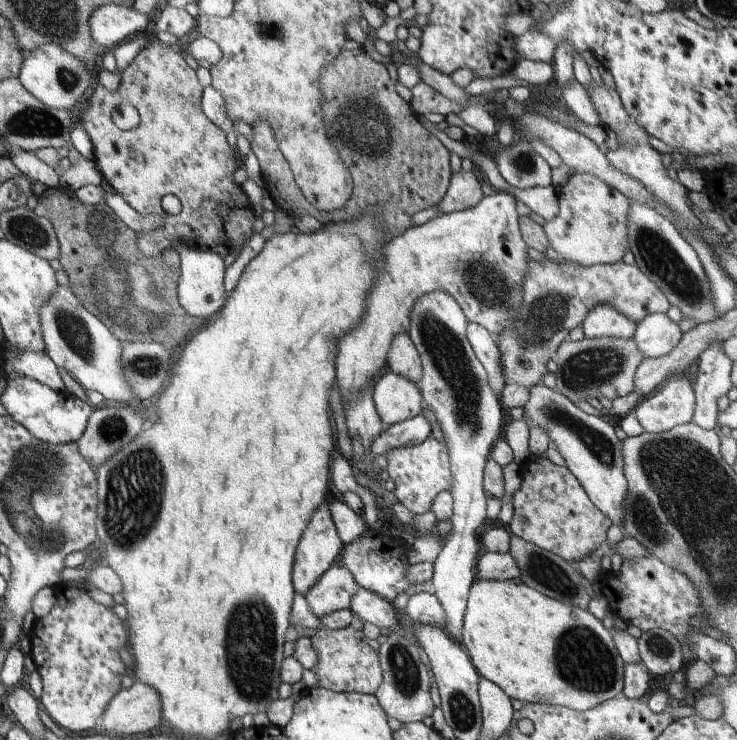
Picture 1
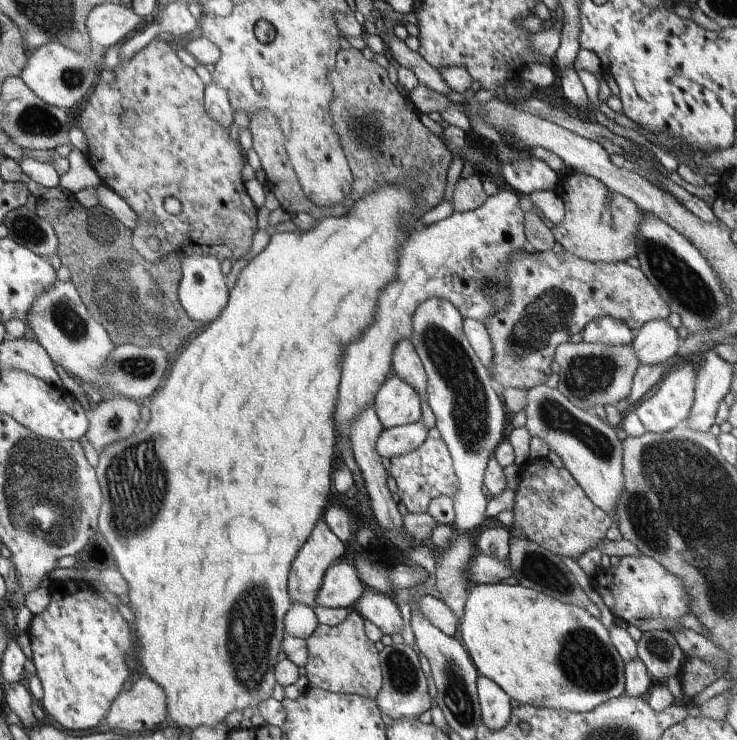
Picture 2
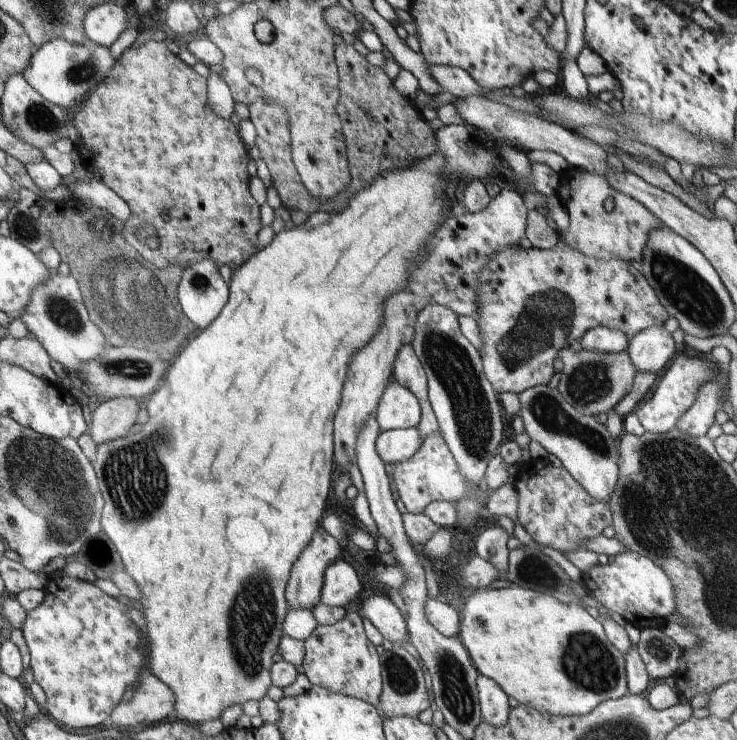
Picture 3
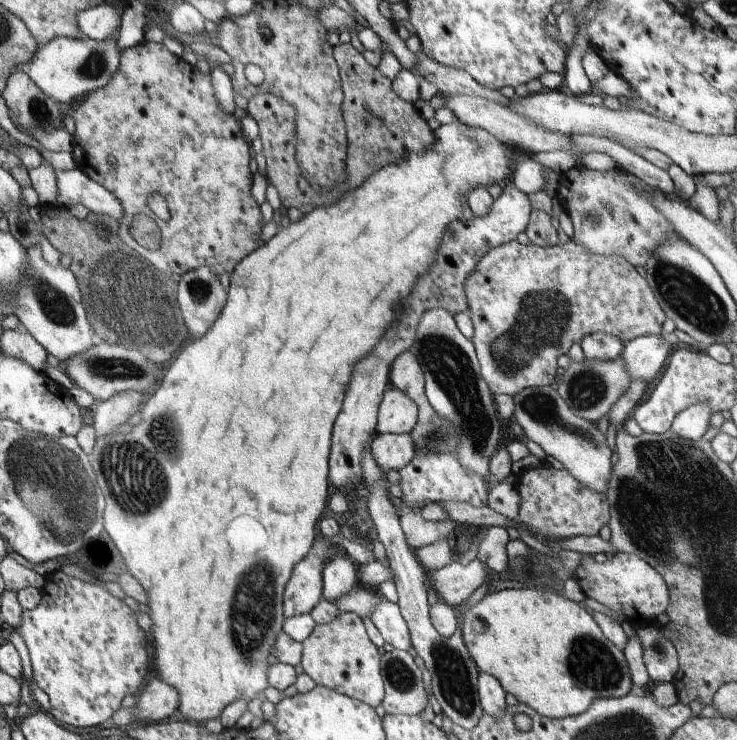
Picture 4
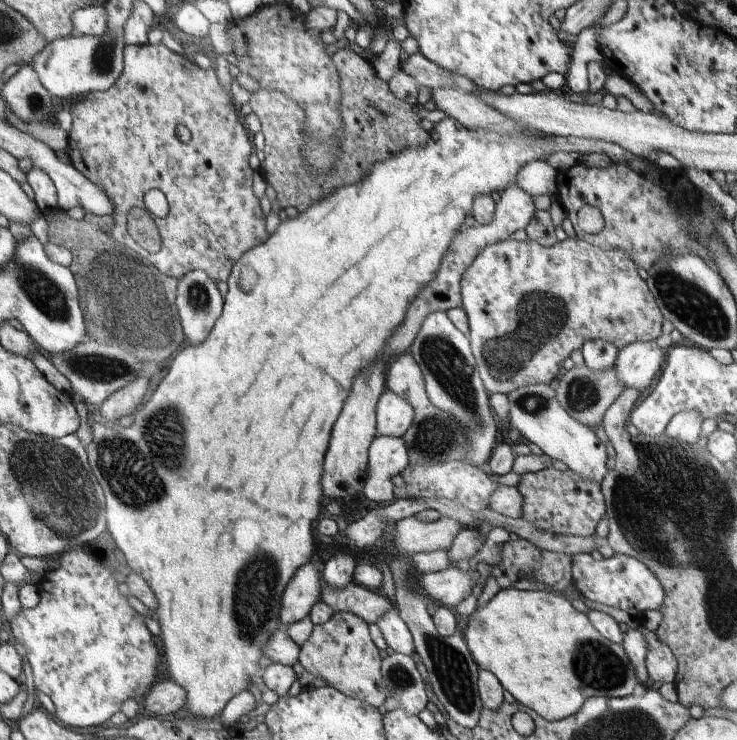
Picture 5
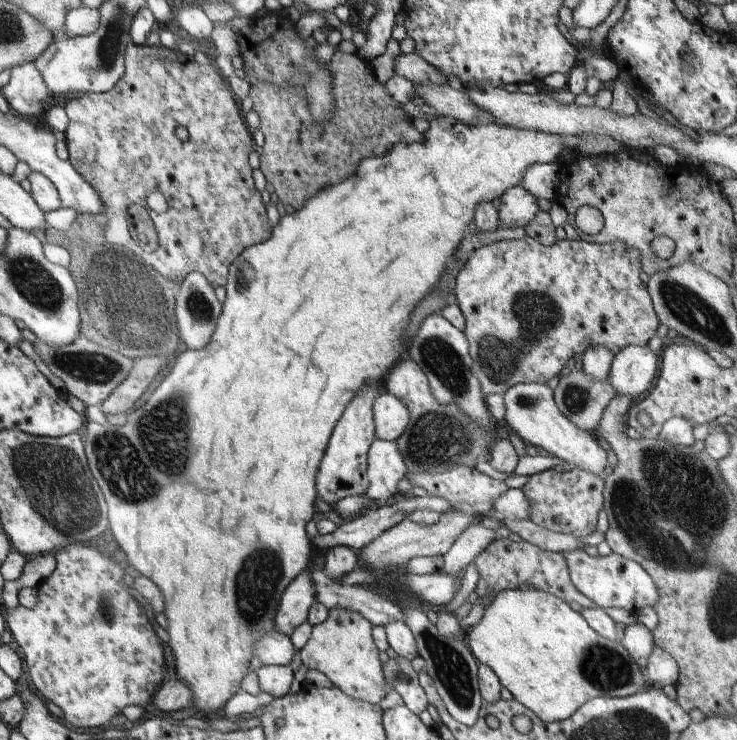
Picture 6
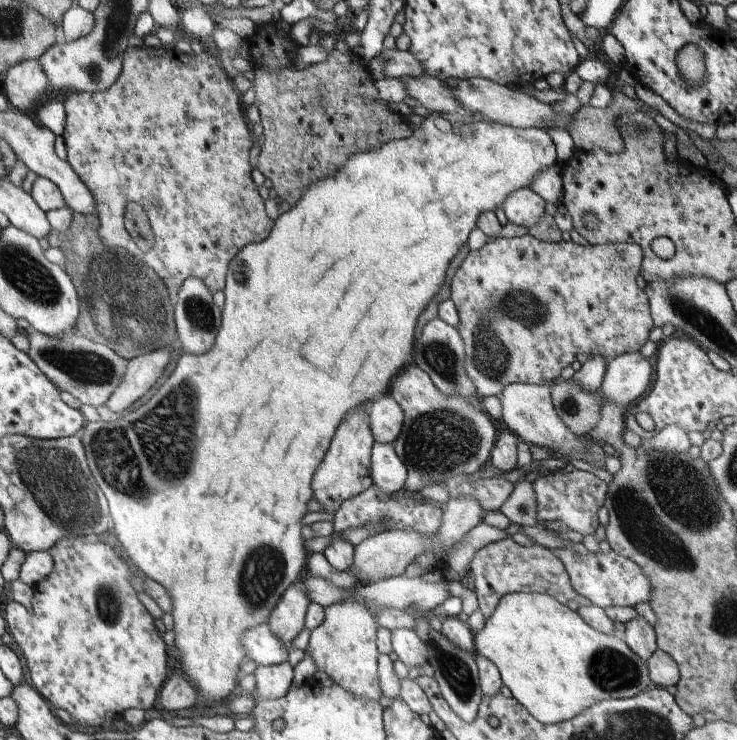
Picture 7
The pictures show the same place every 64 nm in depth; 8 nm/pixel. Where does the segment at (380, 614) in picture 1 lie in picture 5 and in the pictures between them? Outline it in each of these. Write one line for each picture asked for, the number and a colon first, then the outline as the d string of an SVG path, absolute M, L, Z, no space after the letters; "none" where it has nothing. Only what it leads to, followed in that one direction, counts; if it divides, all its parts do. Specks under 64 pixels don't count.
2: M363 590L351 610L357 612L363 622L365 620L371 622L383 636L393 638L393 634L401 634L403 622L401 622L399 606L389 596Z
3: M375 594L359 600L359 616L371 620L383 638L407 646L407 622L387 596Z
4: M379 596L379 602L375 604L369 618L375 624L375 628L379 630L379 634L383 636L383 640L389 642L395 650L407 650L409 648L411 636L409 636L407 624L405 624L397 604L391 604Z
5: M391 606L381 618L377 618L377 628L383 634L385 644L395 652L395 654L405 654L409 656L415 646L413 646L413 636L407 628L407 624L401 620L399 610L395 606Z

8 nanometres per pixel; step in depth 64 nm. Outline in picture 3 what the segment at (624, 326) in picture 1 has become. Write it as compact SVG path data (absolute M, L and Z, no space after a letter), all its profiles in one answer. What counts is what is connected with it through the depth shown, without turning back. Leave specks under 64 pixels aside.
M597 324L581 336L581 348L595 348L603 352L623 352L629 346L629 336L619 330L605 324Z

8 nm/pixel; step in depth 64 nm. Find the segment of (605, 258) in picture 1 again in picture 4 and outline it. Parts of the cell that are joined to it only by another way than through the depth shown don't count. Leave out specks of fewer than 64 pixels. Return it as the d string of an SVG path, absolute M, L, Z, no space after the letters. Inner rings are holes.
M579 164L567 170L567 188L561 196L561 208L573 222L573 236L569 240L599 256L625 258L633 266L645 266L649 254L659 244L677 236L661 212L655 208L637 208L637 192L623 180L617 180L617 174L587 170ZM587 214L595 214L597 220L591 228L583 228Z

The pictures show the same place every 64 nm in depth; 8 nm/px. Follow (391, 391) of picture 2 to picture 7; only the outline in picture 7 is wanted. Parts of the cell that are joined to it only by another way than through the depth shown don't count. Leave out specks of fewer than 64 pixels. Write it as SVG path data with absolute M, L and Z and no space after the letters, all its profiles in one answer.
M381 394L373 400L369 406L369 426L373 440L379 444L393 444L399 438L405 426L405 414L391 394Z

